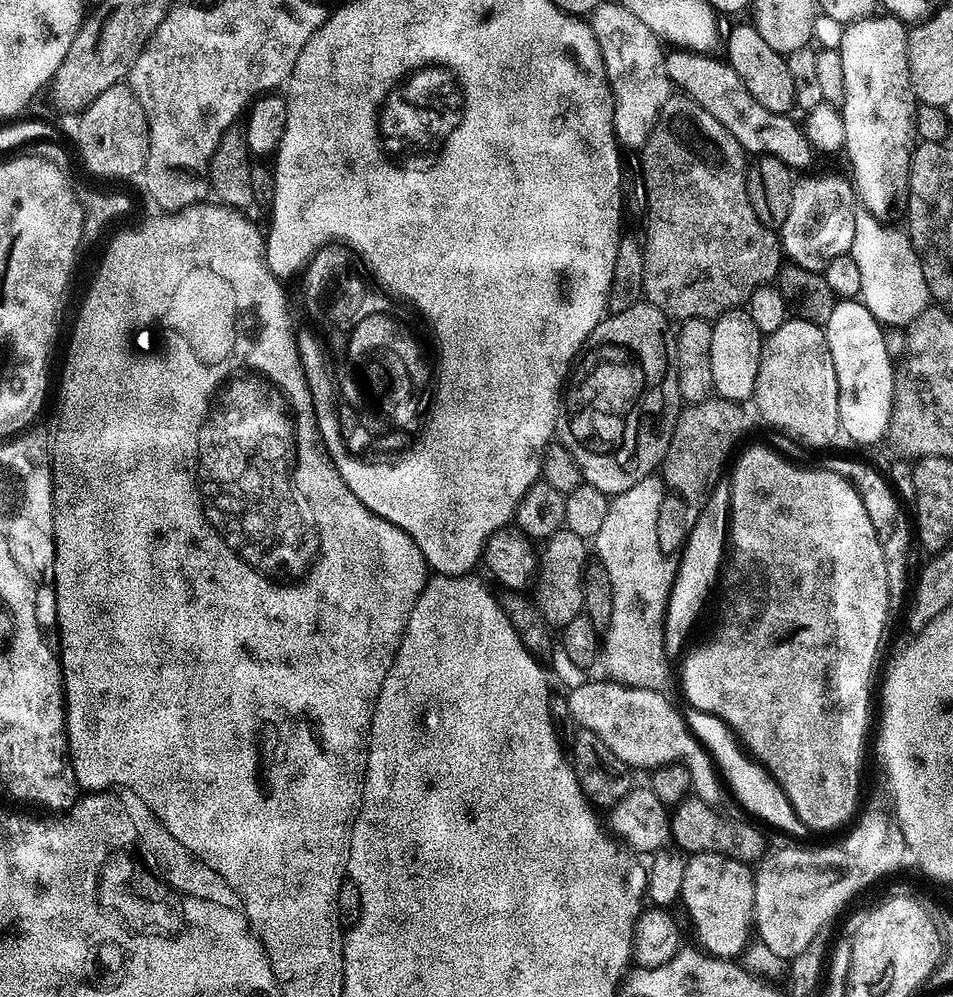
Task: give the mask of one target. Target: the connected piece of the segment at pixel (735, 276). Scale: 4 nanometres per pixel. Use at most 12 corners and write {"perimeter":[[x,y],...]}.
{"perimeter":[[673,94],[639,149],[644,296],[715,321],[782,271],[749,157]]}

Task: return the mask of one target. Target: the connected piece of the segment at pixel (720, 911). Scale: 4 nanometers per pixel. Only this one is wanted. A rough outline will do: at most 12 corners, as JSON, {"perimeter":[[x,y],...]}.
{"perimeter":[[693,853],[681,905],[707,955],[749,947],[754,872],[736,857]]}

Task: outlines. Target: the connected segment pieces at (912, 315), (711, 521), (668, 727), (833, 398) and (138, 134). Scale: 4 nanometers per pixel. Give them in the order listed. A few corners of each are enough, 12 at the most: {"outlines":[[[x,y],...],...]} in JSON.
{"outlines":[[[857,207],[849,255],[861,303],[906,328],[929,307],[903,229]],[[731,481],[713,485],[678,556],[664,612],[667,657],[684,642],[728,542]],[[588,680],[567,693],[576,726],[628,767],[678,763],[723,811],[712,756],[661,690]],[[790,318],[760,346],[754,405],[812,448],[841,435],[824,329]],[[127,83],[102,90],[74,144],[91,168],[129,173],[148,119]]]}

